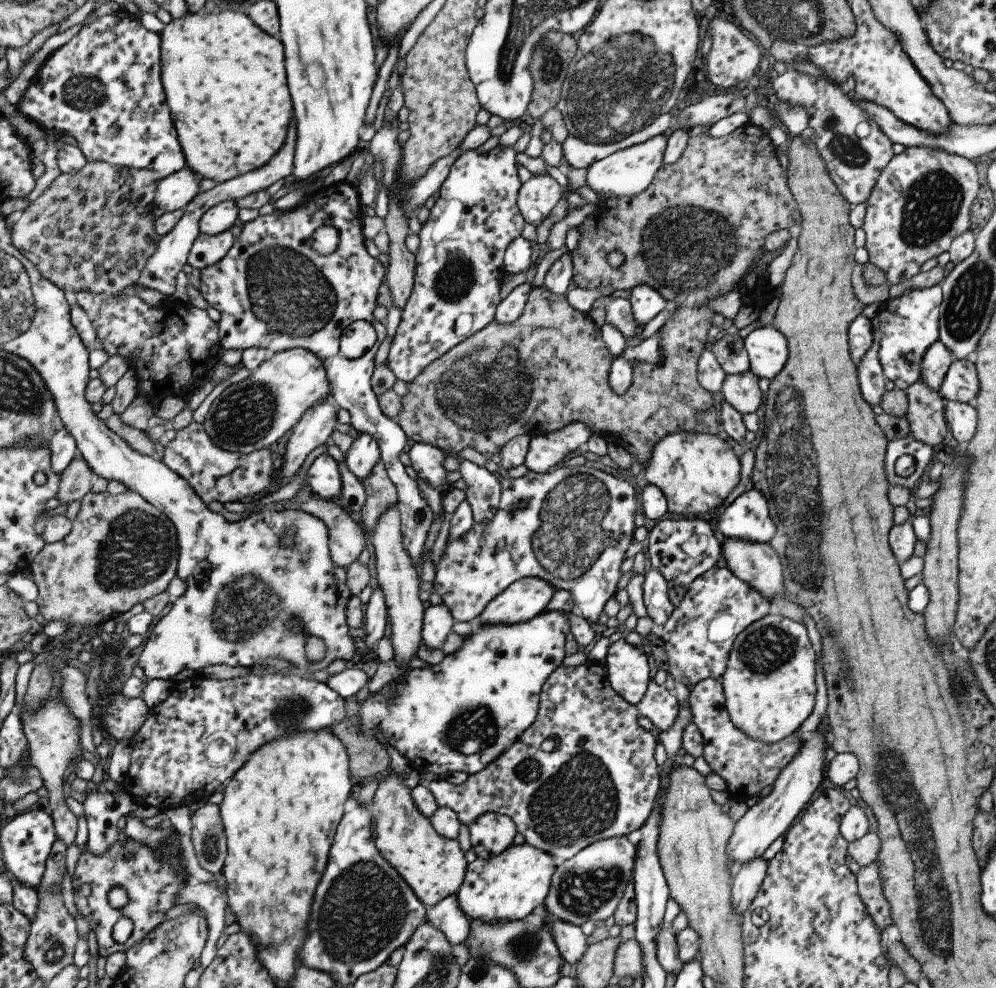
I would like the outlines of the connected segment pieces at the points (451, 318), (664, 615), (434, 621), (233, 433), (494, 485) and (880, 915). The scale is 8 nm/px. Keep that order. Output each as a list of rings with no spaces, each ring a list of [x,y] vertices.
[[[499,144],[485,153],[479,153],[477,149],[462,152],[453,161],[445,180],[441,183],[438,190],[439,194],[437,194],[437,200],[435,200],[433,206],[431,206],[430,215],[418,232],[418,249],[414,254],[416,267],[414,268],[411,294],[401,309],[400,321],[398,322],[396,331],[392,336],[390,347],[388,348],[388,355],[386,356],[385,364],[397,379],[403,380],[403,382],[406,383],[411,382],[429,363],[432,363],[436,358],[439,358],[439,356],[444,352],[447,352],[459,341],[475,334],[487,323],[494,320],[494,312],[500,301],[499,287],[505,274],[502,263],[504,250],[516,236],[521,234],[525,223],[516,205],[516,194],[520,187],[520,180],[516,173],[517,162],[515,161],[515,154],[516,152],[513,151],[513,147],[502,147]]]
[[[653,568],[643,574],[642,601],[646,608],[646,616],[653,622],[656,629],[660,629],[669,618],[672,604],[667,599],[665,580]]]
[[[441,602],[438,605],[429,605],[422,614],[420,635],[427,648],[441,648],[445,636],[451,631],[454,623],[447,607]]]
[[[291,347],[269,355],[247,378],[227,386],[213,400],[202,422],[209,440],[217,448],[234,453],[249,454],[267,449],[277,438],[289,432],[312,404],[330,396],[325,371],[321,359],[301,347]]]
[[[462,459],[457,472],[466,484],[464,498],[469,503],[474,523],[488,523],[500,501],[500,476],[465,459]]]
[[[871,863],[859,867],[856,873],[856,891],[867,914],[882,932],[891,924],[887,901],[880,887],[878,864]]]

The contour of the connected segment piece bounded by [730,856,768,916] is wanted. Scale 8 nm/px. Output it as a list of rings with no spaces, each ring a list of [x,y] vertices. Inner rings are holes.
[[[756,856],[748,860],[748,863],[740,864],[740,867],[733,873],[730,905],[740,916],[759,890],[763,878],[765,878],[767,865],[768,862],[761,856]]]

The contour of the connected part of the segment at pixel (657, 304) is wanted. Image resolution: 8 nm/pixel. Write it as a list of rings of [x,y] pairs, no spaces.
[[[645,283],[636,284],[629,289],[630,305],[634,323],[639,326],[645,325],[660,310],[665,308],[665,299]]]

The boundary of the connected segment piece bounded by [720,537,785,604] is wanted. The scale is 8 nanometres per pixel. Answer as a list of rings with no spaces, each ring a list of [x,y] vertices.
[[[725,537],[720,544],[721,557],[726,560],[726,567],[739,579],[743,582],[752,586],[758,593],[761,593],[765,598],[768,598],[768,601],[771,604],[771,596],[773,594],[781,594],[784,598],[784,593],[782,592],[783,583],[782,583],[782,569],[783,564],[779,558],[777,549],[774,549],[768,542],[767,543],[758,543],[753,541],[746,541],[740,539],[739,537]]]

